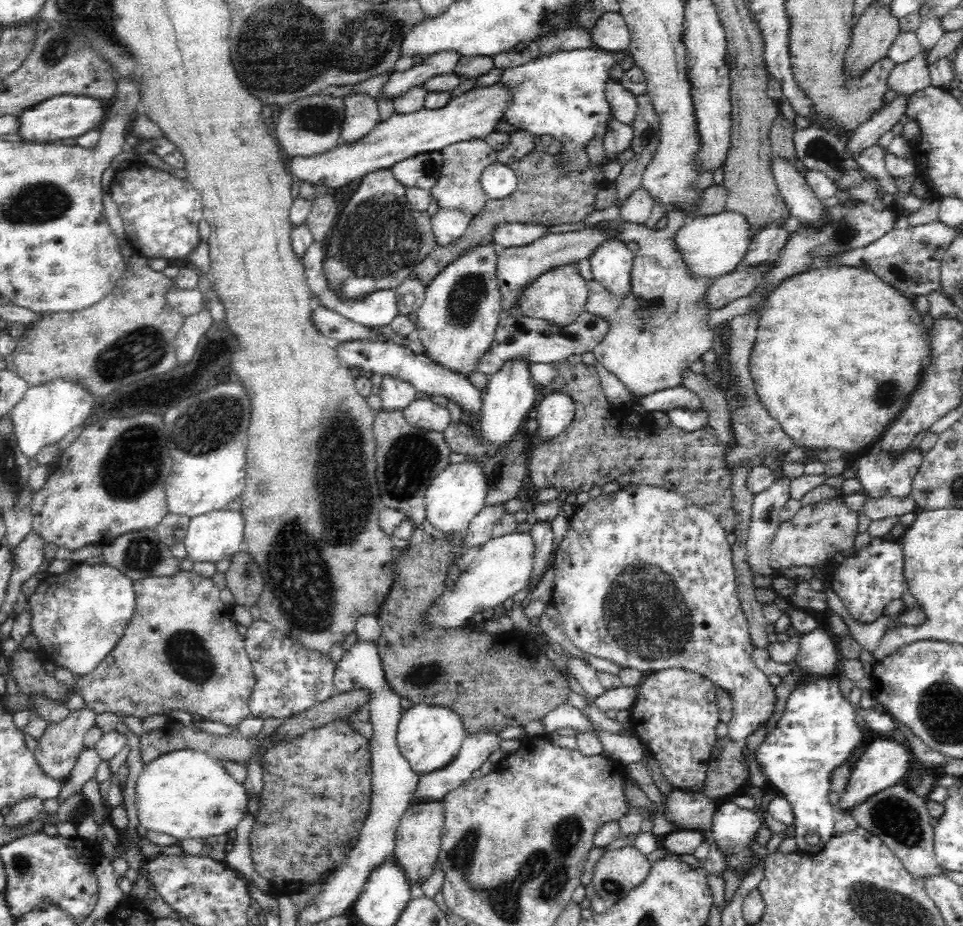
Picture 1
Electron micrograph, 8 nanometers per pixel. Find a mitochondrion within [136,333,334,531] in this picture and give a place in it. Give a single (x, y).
(212, 431)

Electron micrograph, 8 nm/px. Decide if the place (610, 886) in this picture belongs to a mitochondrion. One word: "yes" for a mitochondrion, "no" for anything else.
yes

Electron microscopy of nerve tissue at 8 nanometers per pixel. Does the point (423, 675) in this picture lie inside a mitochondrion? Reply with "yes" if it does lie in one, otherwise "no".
yes

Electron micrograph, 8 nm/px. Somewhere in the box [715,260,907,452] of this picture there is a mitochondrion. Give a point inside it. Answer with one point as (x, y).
(885, 394)

